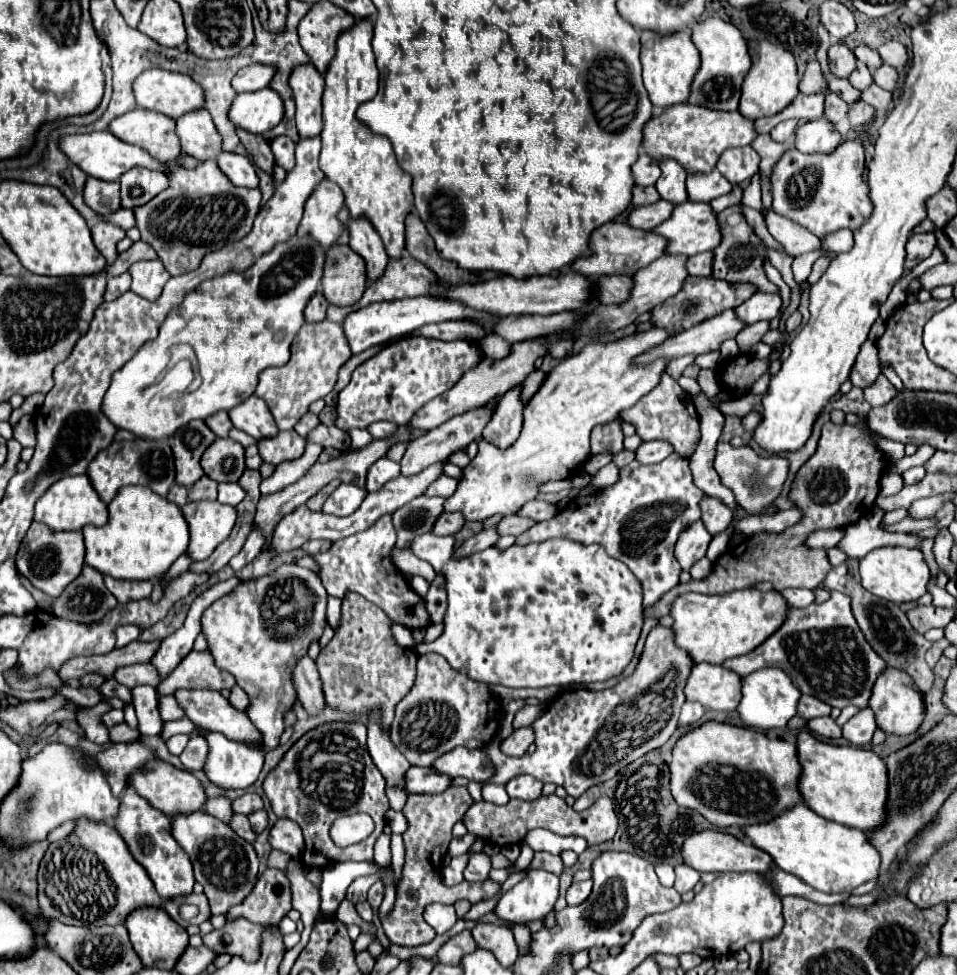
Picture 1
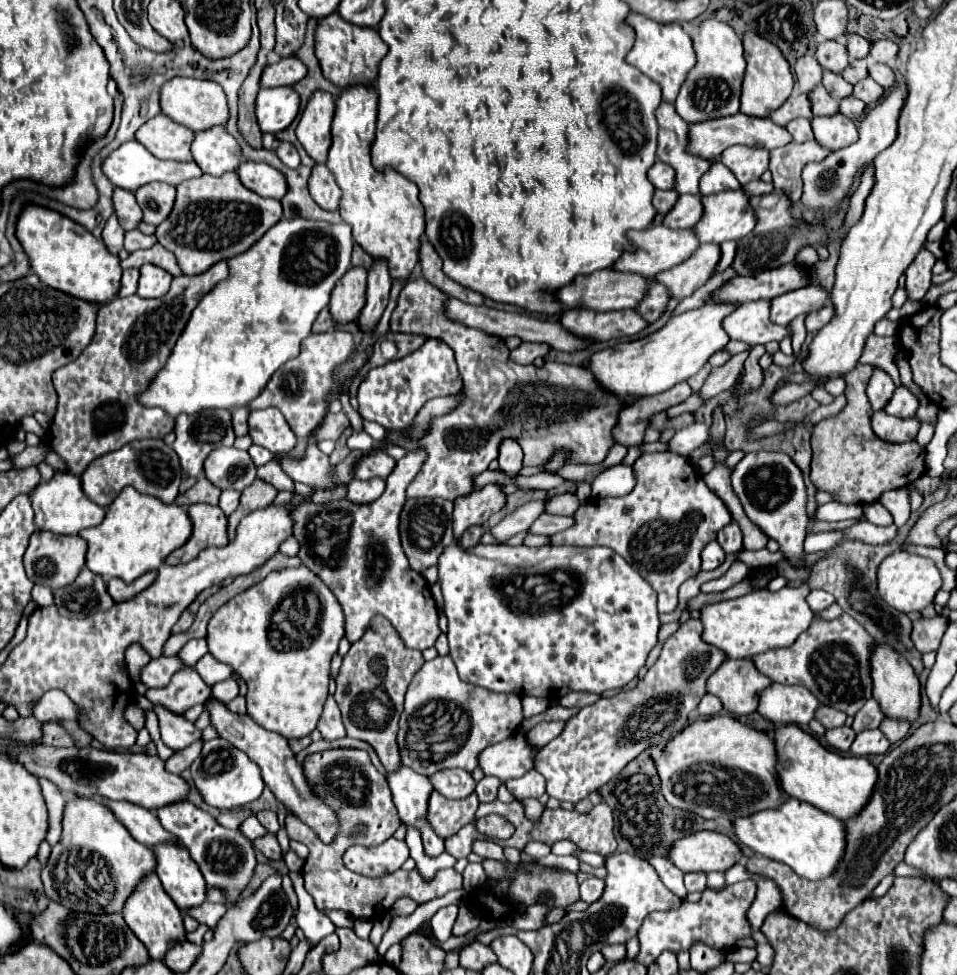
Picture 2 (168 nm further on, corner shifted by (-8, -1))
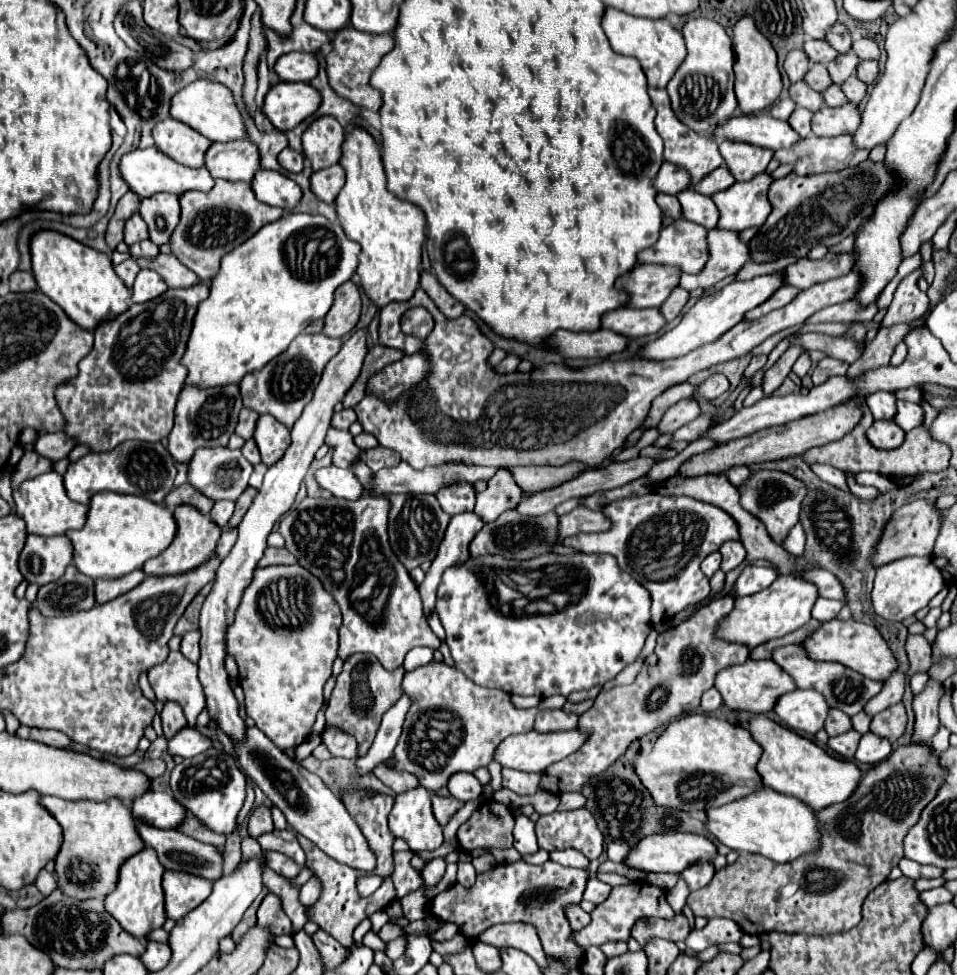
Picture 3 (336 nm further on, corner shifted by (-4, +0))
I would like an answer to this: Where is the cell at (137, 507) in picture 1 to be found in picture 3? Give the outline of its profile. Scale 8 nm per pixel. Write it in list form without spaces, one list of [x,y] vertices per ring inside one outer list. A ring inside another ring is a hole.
[[[102,491],[90,499],[86,525],[78,531],[66,531],[64,535],[72,541],[72,563],[80,573],[92,579],[124,577],[168,549],[176,535],[176,521],[164,505],[156,505],[144,497]]]

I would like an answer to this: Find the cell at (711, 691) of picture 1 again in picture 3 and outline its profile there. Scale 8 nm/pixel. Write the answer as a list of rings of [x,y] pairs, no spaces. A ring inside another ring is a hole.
[[[748,659],[742,665],[722,669],[716,677],[716,689],[722,693],[722,699],[730,709],[740,709],[740,711],[748,711],[748,713],[768,713],[768,711],[772,711],[772,707],[776,705],[776,699],[780,699],[780,695],[796,689],[796,683],[774,661]]]

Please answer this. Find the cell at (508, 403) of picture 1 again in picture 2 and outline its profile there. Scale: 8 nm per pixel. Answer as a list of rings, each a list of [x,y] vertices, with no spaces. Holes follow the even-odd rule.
[[[504,438],[500,442],[500,452],[498,452],[498,462],[500,462],[500,468],[510,474],[510,476],[516,476],[518,470],[522,468],[522,448],[518,442],[514,442],[512,438]]]

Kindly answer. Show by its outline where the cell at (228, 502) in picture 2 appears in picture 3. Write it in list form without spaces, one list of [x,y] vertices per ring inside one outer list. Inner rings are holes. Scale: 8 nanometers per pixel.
[[[216,501],[210,511],[210,519],[214,523],[218,523],[218,527],[224,529],[228,525],[232,513],[234,513],[234,501]]]

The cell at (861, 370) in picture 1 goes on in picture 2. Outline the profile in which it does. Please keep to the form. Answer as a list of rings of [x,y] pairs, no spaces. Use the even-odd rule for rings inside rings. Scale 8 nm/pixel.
[[[874,366],[872,378],[868,382],[868,398],[874,410],[882,410],[886,406],[886,402],[890,400],[892,392],[894,392],[894,380],[890,378],[888,372],[884,372],[880,366]]]

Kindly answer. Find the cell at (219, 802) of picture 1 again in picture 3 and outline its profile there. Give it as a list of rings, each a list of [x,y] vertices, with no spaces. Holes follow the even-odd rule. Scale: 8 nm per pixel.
[[[284,829],[284,831],[270,831],[262,837],[258,837],[258,843],[262,845],[262,849],[266,851],[280,851],[284,855],[288,855],[290,859],[294,859],[298,865],[304,867],[306,863],[306,855],[296,839],[296,833],[292,829]]]

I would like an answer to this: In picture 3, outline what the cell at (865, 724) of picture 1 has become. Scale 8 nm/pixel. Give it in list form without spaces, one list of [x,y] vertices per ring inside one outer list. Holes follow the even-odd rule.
[[[868,731],[866,735],[862,735],[860,739],[860,745],[858,745],[858,751],[856,751],[856,759],[860,763],[880,763],[884,759],[888,759],[892,753],[892,745],[888,739],[882,739],[882,737],[876,737],[872,731]]]

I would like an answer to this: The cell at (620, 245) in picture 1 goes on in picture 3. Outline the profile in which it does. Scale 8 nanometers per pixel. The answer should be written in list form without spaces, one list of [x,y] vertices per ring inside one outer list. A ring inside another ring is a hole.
[[[678,219],[660,231],[660,239],[654,247],[638,255],[640,263],[666,263],[680,265],[686,273],[696,273],[704,269],[708,261],[708,229],[698,223]]]

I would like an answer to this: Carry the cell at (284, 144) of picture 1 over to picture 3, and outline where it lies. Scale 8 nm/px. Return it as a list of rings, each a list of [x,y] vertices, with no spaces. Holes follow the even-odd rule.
[[[286,147],[286,149],[278,155],[278,161],[280,161],[280,165],[282,165],[286,171],[290,171],[290,173],[300,173],[300,171],[304,169],[304,157],[302,157],[302,153],[298,153],[298,151],[290,149],[290,147]]]

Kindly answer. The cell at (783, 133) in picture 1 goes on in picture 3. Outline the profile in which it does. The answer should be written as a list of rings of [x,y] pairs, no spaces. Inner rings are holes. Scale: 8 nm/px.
[[[796,109],[796,111],[790,115],[788,123],[792,125],[792,129],[794,129],[800,137],[808,137],[808,135],[810,135],[812,115],[814,115],[814,113],[808,111],[808,109]]]

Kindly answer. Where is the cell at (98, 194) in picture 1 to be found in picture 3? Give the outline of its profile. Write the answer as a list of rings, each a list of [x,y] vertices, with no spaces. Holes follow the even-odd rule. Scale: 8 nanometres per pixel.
[[[136,213],[132,219],[128,219],[126,223],[126,229],[124,229],[124,243],[130,247],[138,241],[144,241],[148,239],[148,227],[146,223],[142,221],[142,217]]]

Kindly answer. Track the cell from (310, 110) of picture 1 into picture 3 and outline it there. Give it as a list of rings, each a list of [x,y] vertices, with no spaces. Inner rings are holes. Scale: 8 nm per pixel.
[[[320,117],[302,135],[304,155],[312,163],[314,171],[336,165],[342,155],[342,143],[346,135],[336,119]]]

